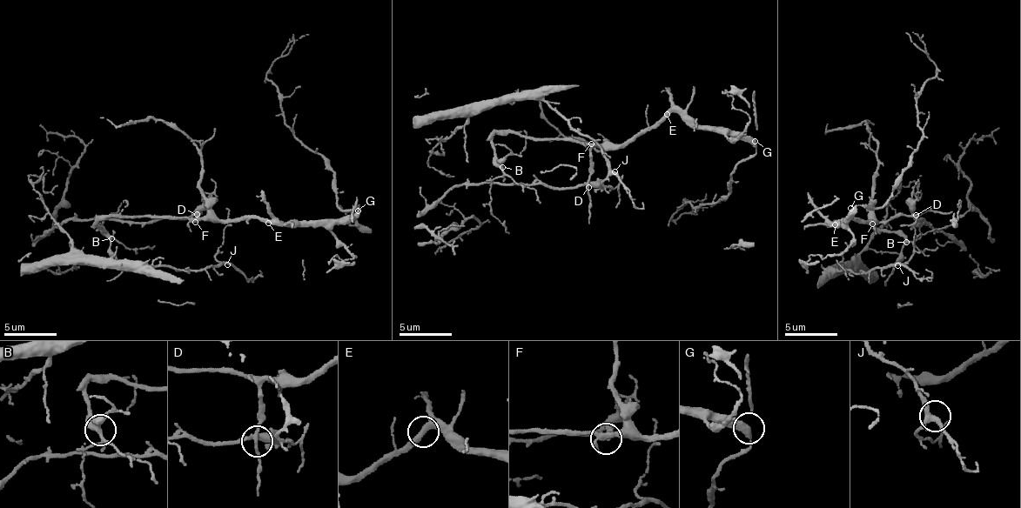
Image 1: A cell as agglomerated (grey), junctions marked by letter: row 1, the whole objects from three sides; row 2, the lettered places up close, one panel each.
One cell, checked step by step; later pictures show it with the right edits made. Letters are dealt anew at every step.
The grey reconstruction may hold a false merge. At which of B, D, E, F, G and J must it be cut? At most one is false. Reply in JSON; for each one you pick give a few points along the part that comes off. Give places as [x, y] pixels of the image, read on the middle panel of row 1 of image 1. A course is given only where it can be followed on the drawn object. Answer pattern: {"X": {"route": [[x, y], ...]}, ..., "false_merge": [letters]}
{"D": {"route": [[589, 186], [594, 146], [630, 143], [672, 111], [755, 149], [726, 195], [672, 219], [721, 202]]}, "false_merge": ["D"]}

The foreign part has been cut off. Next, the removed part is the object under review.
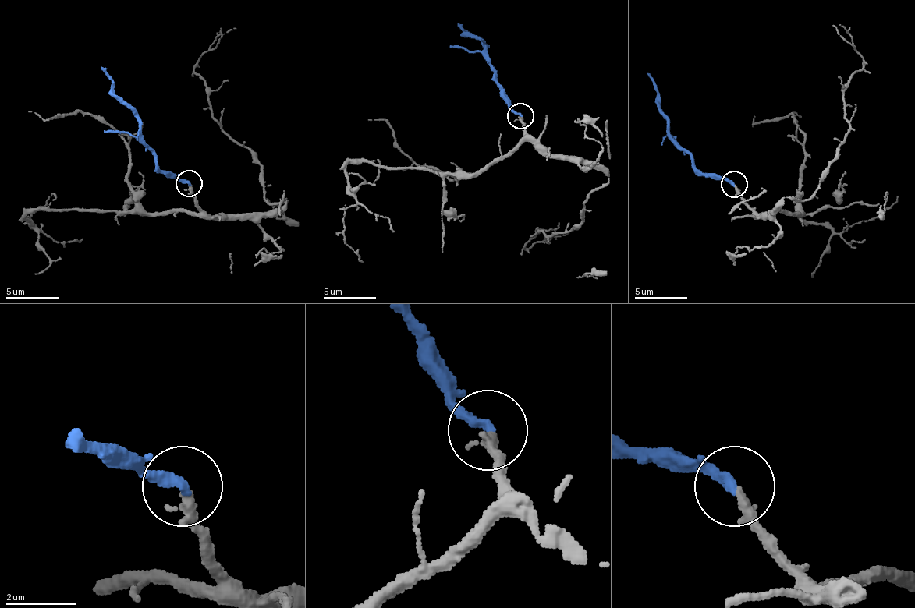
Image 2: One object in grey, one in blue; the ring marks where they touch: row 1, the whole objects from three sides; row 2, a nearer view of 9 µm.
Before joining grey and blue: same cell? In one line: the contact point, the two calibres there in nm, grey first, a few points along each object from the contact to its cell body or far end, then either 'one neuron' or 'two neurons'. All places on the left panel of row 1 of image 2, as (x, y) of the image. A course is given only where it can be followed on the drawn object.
at (189, 183); 280 nm thick on the grey side, 320 nm on the other; grey runs (189, 184), (208, 213), (274, 214), (286, 203), (265, 196), (262, 165), (213, 116), (194, 69), (236, 29); blue runs (189, 184), (168, 175), (155, 161), (154, 150), (139, 129), (139, 116), (114, 92), (114, 79), (102, 68); one neuron

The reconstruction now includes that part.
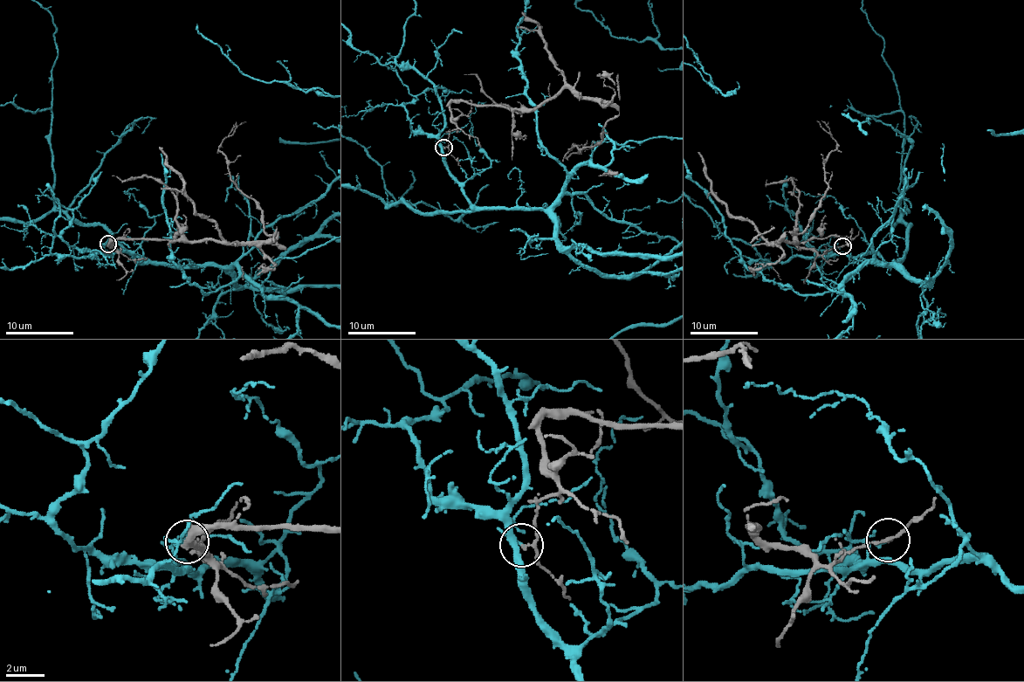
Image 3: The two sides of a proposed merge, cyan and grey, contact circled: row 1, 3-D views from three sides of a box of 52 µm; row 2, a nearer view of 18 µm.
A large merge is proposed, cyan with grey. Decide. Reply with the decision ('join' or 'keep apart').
keep apart

